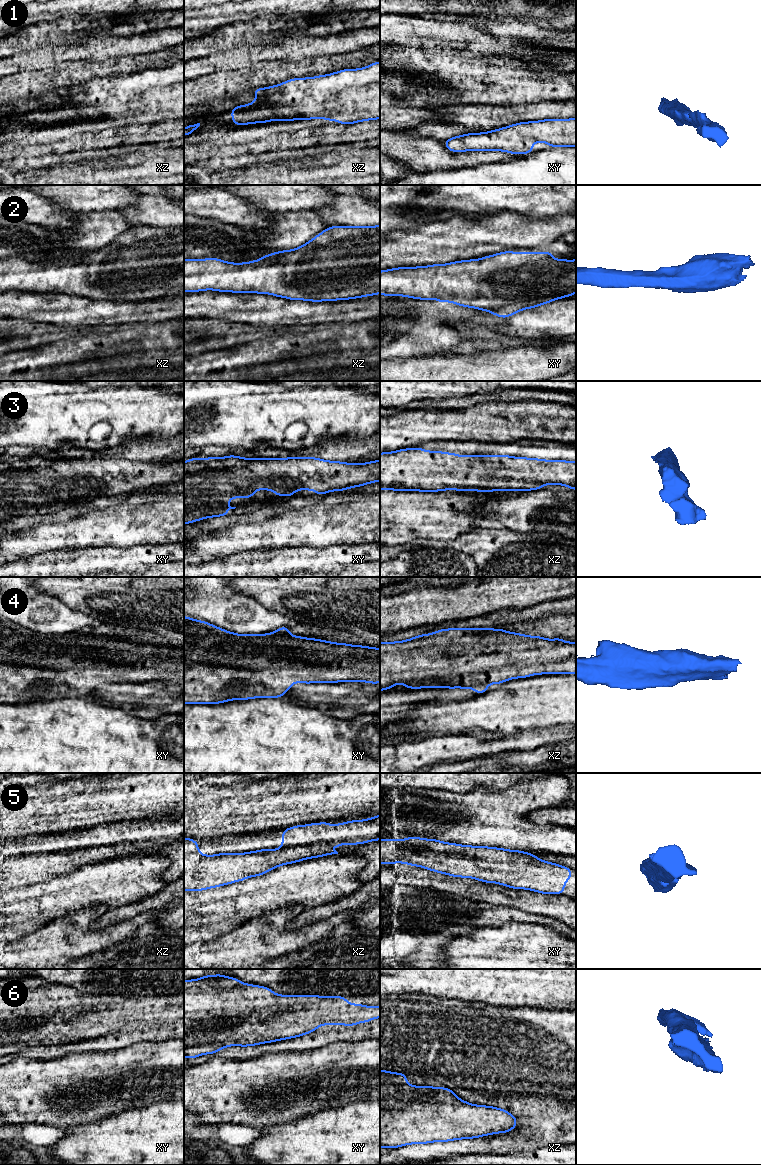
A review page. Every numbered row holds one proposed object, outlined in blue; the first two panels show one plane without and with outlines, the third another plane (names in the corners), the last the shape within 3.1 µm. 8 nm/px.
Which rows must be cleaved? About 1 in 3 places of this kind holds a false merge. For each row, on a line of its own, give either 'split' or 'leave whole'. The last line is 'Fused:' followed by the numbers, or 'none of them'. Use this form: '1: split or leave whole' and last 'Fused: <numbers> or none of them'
1: leave whole
2: leave whole
3: leave whole
4: leave whole
5: leave whole
6: leave whole
Fused: none of them

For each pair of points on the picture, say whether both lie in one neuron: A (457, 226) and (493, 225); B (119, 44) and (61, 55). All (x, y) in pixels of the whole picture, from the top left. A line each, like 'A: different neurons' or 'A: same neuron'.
A: same neuron
B: same neuron

